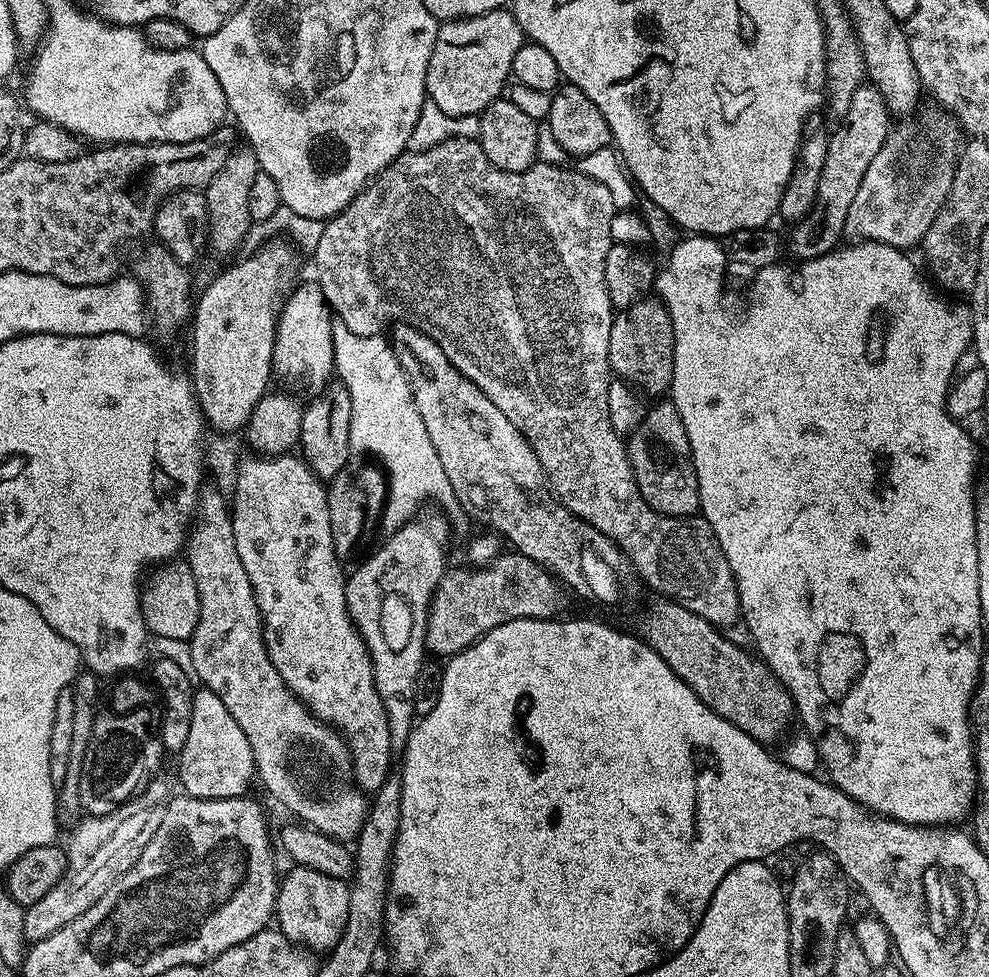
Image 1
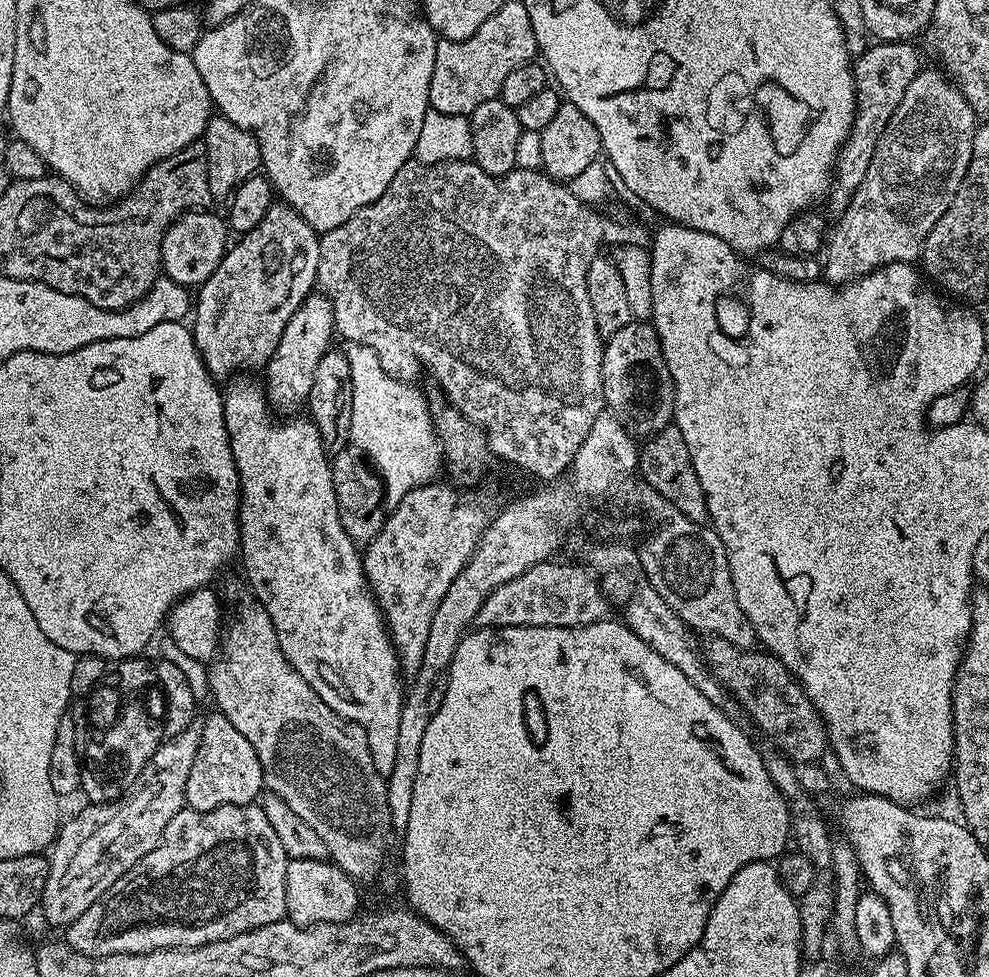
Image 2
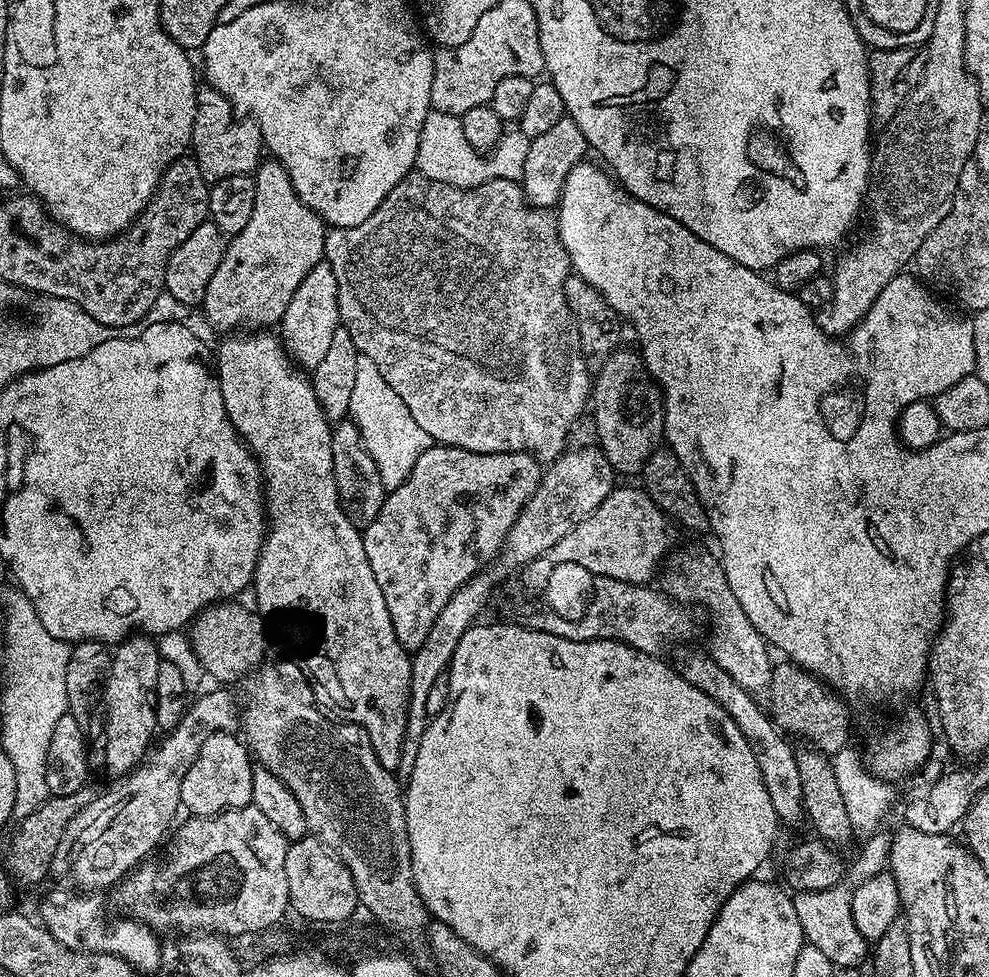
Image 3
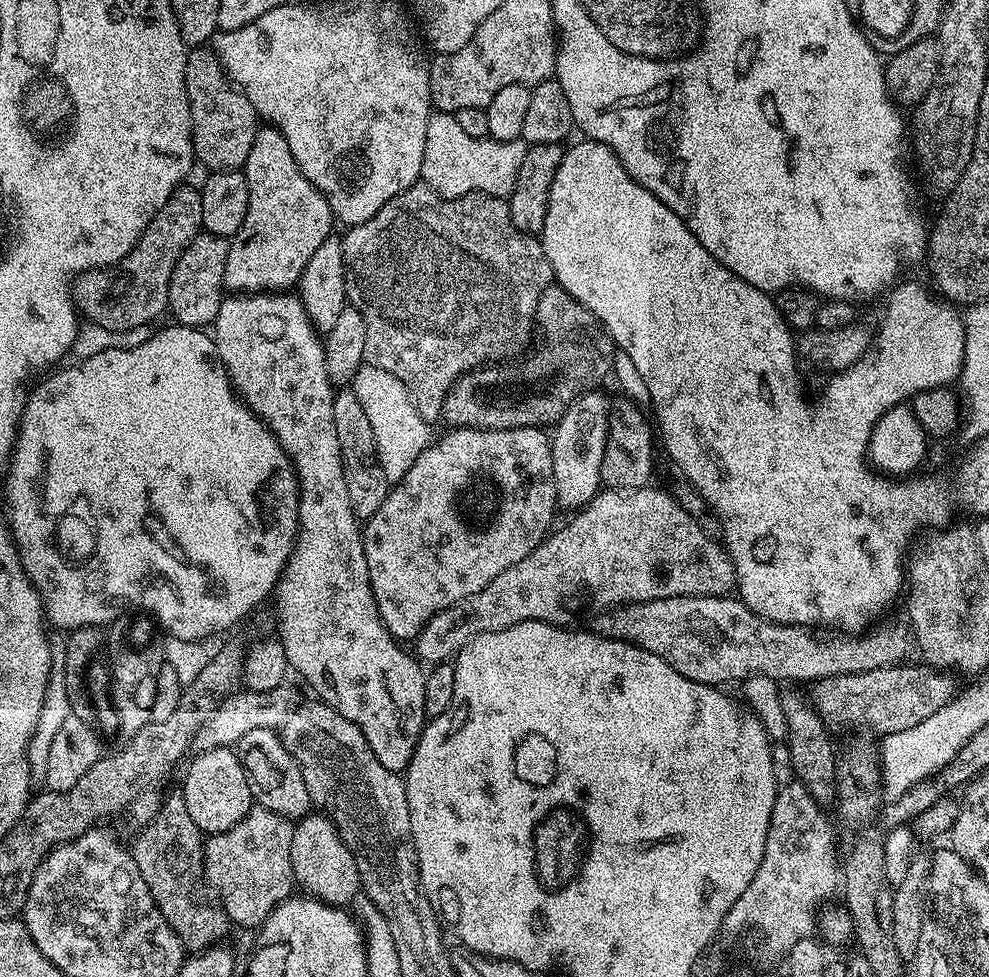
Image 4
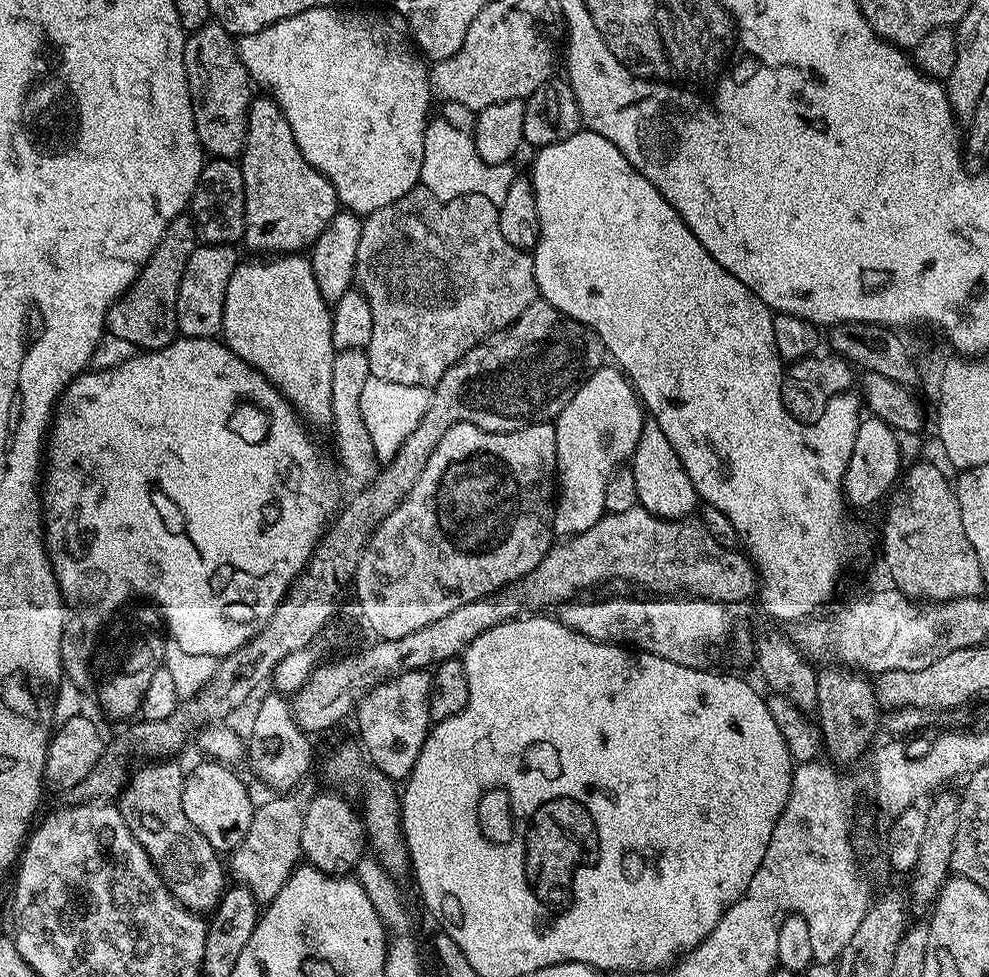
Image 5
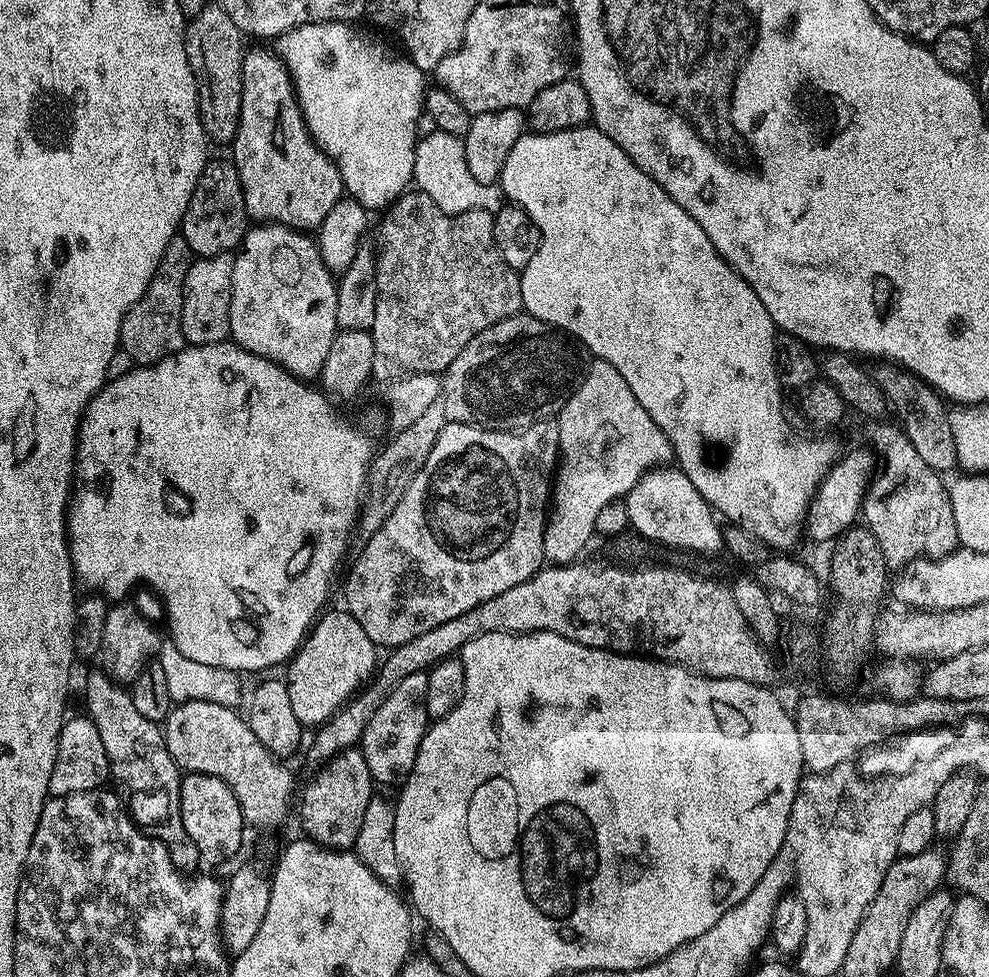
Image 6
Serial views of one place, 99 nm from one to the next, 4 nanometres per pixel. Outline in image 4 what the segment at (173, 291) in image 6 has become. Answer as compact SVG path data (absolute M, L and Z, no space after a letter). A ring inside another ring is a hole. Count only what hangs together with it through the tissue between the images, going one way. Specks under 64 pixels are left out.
M181 186L174 190L172 197L166 202L166 206L162 206L162 210L158 210L158 214L154 214L154 218L146 226L146 230L140 236L140 241L130 250L130 254L126 254L126 258L122 258L115 271L106 268L95 268L93 272L83 272L76 277L72 286L72 299L76 301L79 311L88 315L87 319L91 323L98 326L106 326L106 330L114 330L121 332L122 330L134 330L138 326L152 326L160 315L168 312L168 295L170 294L170 278L174 274L174 266L178 266L178 258L182 258L182 250L186 250L186 246L190 246L190 242L194 242L194 238L201 235L204 223L202 222L202 198L199 191L195 187Z

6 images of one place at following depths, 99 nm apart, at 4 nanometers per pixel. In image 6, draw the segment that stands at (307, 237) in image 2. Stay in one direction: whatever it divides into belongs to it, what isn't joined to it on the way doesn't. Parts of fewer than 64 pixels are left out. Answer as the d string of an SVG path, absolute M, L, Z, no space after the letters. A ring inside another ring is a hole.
M266 49L245 51L242 66L242 114L230 145L230 163L238 170L249 221L311 233L345 195L336 163L312 141L304 125L296 90L283 63Z

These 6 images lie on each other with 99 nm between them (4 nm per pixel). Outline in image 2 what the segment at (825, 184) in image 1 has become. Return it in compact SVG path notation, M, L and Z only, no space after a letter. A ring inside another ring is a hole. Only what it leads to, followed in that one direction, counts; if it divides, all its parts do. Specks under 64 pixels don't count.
M872 42L862 55L855 57L852 77L856 109L850 134L836 154L834 179L826 197L826 205L833 212L833 217L838 218L846 206L850 206L854 190L862 186L862 178L866 178L866 169L874 159L874 150L878 150L878 138L882 138L882 130L886 130L890 118L894 118L894 110L898 110L898 102L902 102L902 94L906 94L910 82L914 82L920 72L922 61L916 53L916 46L912 42Z

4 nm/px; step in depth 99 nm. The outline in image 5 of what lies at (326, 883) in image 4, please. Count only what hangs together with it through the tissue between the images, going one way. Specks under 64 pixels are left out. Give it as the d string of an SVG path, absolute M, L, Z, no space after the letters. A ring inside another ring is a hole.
M327 790L307 801L302 822L302 846L300 851L307 863L313 864L327 876L342 876L351 873L360 857L366 852L366 837L363 819L347 795Z

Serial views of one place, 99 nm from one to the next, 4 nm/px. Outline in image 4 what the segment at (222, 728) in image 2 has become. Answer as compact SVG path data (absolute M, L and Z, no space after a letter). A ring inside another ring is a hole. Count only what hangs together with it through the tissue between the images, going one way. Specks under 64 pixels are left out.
M215 748L197 752L187 764L188 773L184 776L182 791L186 798L186 810L190 810L190 818L194 818L194 826L198 826L204 834L225 832L230 830L230 826L238 826L238 822L242 822L242 818L246 818L253 808L254 801L250 786L246 786L242 762L235 751L232 748Z

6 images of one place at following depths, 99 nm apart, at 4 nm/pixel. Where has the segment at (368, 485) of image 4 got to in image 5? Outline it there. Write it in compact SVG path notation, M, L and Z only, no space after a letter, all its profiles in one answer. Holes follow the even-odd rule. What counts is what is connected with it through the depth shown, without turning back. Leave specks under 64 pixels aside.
M341 348L334 358L334 378L330 382L331 431L336 431L336 454L345 474L356 486L363 486L374 479L380 471L380 461L374 454L374 444L362 422L360 399L362 389L370 376L370 362L363 348Z

